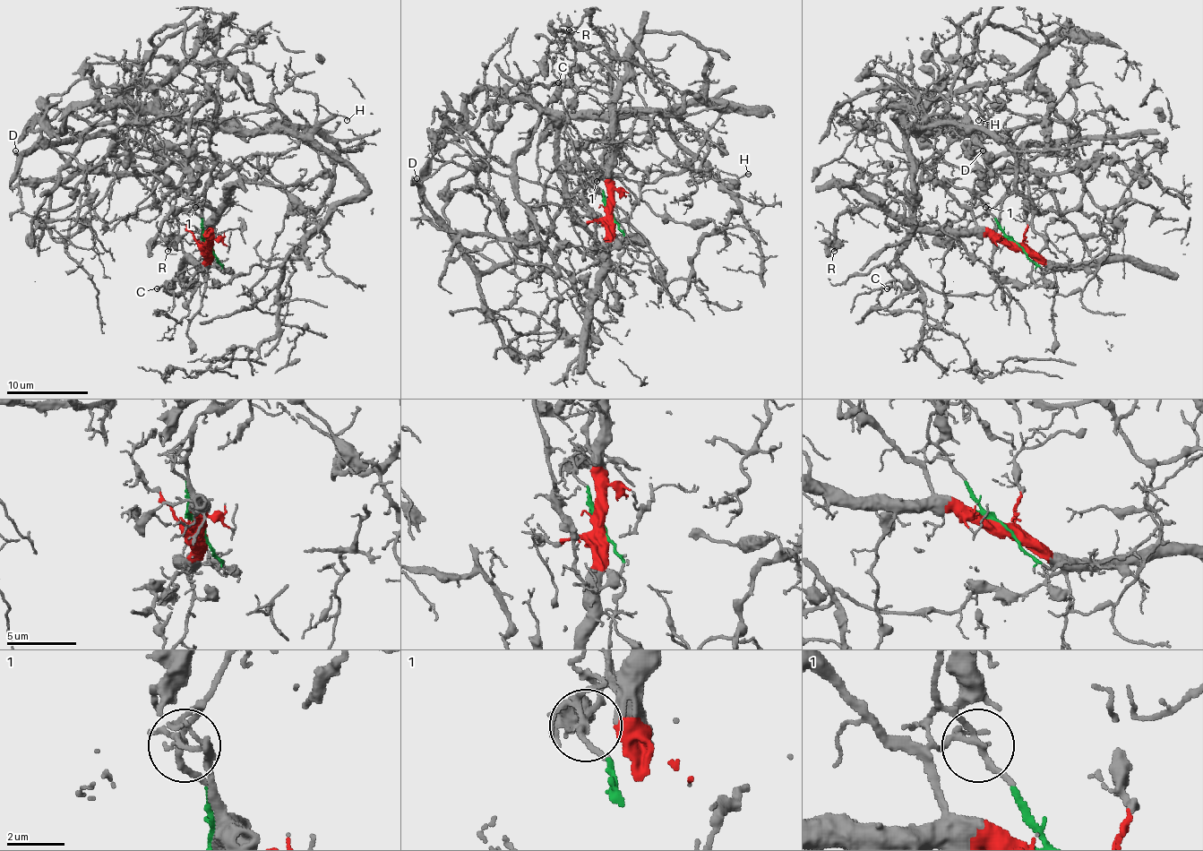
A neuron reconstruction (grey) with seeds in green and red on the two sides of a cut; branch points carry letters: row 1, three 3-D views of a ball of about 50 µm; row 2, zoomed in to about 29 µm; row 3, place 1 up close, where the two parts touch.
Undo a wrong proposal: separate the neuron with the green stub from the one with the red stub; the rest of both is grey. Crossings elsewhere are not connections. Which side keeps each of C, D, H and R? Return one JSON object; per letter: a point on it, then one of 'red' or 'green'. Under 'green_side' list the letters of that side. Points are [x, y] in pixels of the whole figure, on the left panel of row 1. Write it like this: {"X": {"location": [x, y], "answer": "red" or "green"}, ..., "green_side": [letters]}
{"C": {"location": [157, 288], "answer": "red"}, "D": {"location": [15, 150], "answer": "green"}, "H": {"location": [347, 120], "answer": "green"}, "R": {"location": [167, 251], "answer": "red"}, "green_side": ["D", "H"]}

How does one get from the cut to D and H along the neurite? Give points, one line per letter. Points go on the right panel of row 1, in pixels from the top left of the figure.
D: (1017, 243), (974, 193), (980, 166), (966, 145), (1039, 121), (1049, 97), (1076, 135), (992, 158), (982, 150)
H: (1017, 243), (974, 193), (986, 156), (974, 150), (982, 123), (975, 105), (978, 119)

